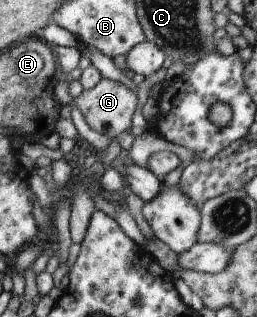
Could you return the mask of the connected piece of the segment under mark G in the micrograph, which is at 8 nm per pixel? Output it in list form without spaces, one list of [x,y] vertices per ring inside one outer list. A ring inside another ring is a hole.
[[[107,78],[100,81],[92,89],[83,90],[80,95],[70,101],[80,111],[86,125],[93,131],[106,137],[106,142],[112,140],[123,131],[129,131],[132,113],[136,111],[136,93],[130,91],[124,84]]]

